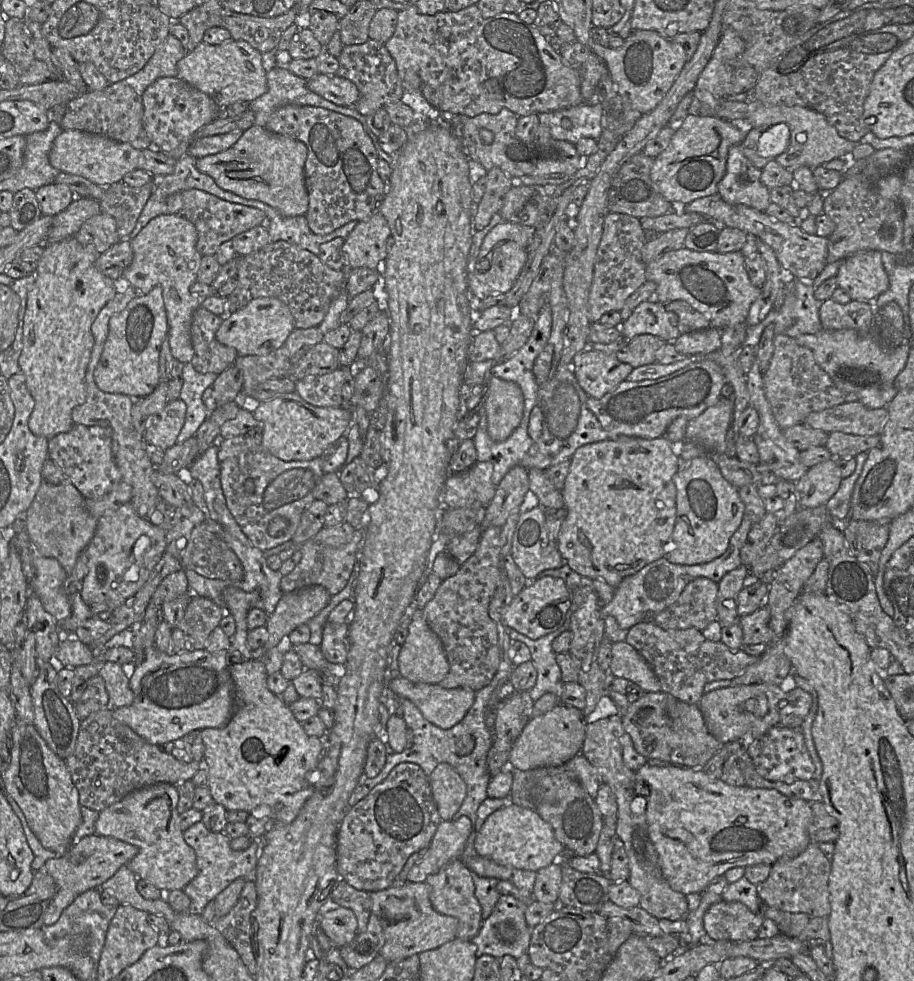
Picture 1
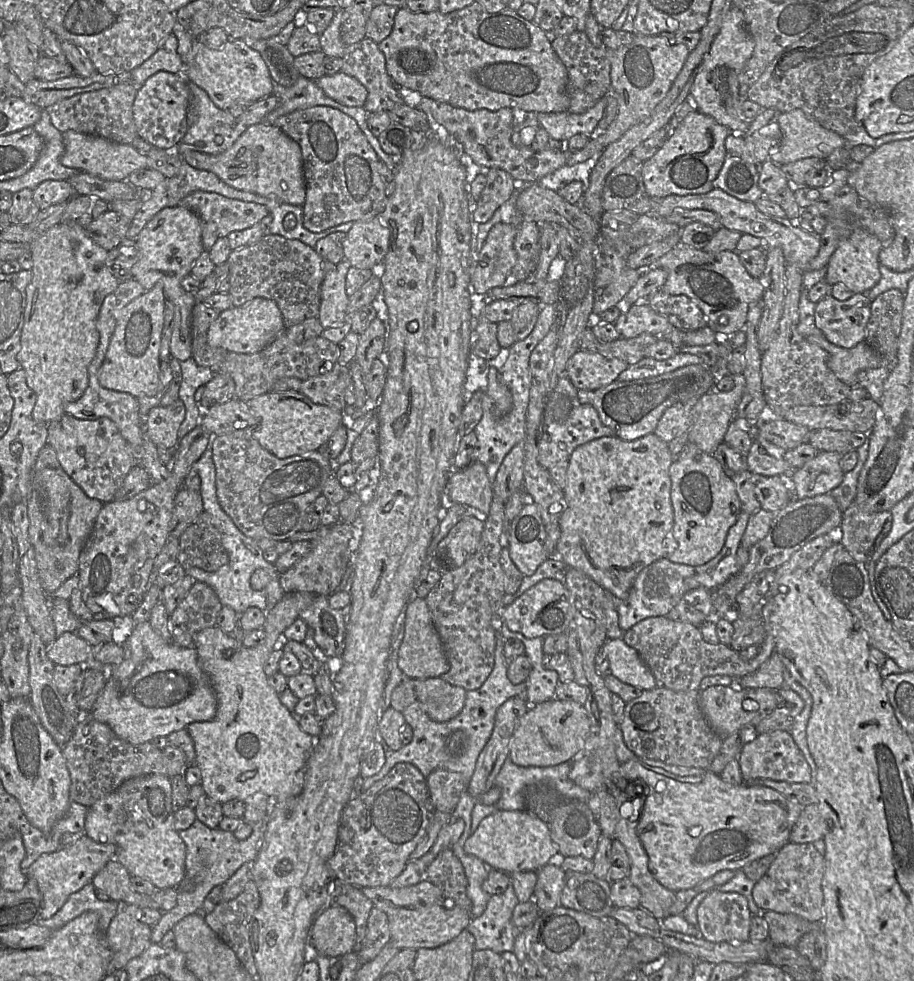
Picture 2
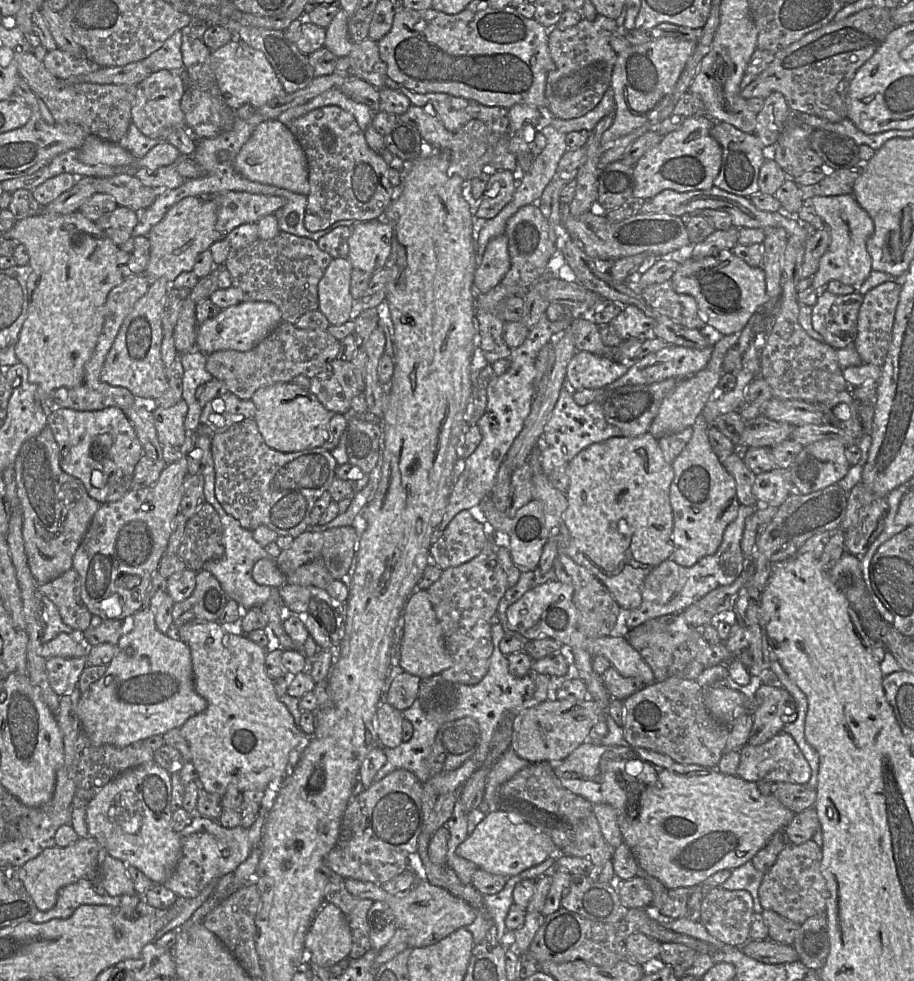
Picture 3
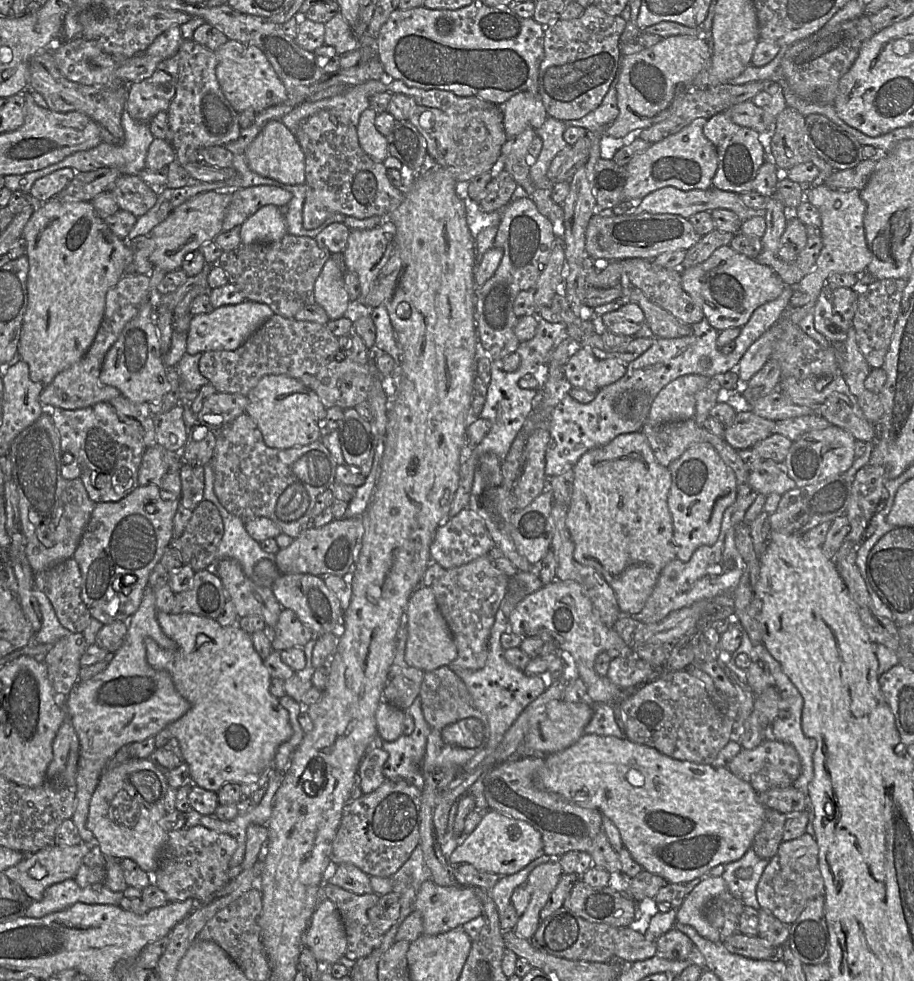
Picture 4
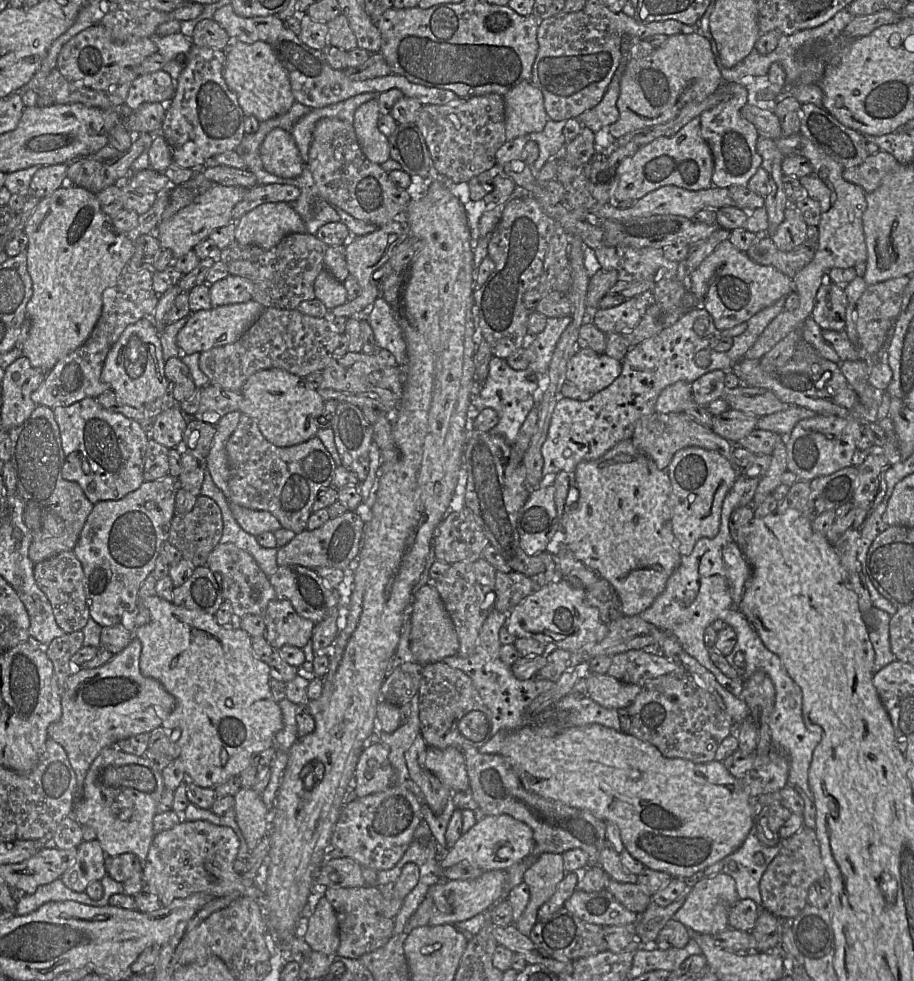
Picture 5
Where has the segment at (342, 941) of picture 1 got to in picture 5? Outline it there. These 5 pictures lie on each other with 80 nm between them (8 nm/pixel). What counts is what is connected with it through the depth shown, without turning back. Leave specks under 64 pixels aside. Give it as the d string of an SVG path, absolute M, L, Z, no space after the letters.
M326 897L320 899L308 921L301 918L297 936L303 937L313 951L327 955L336 954L340 943L338 920Z

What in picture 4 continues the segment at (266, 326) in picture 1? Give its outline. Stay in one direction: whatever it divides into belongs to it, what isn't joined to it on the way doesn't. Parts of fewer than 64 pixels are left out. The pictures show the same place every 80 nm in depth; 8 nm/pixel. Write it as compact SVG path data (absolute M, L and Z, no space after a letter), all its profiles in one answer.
M245 300L225 305L206 314L194 315L187 331L186 353L194 355L208 351L235 350L275 313L264 303Z

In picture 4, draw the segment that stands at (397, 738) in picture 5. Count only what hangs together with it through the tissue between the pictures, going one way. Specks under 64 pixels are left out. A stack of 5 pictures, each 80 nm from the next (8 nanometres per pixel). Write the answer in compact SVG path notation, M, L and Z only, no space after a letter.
M420 694L410 708L403 711L409 711L413 717L414 731L410 735L402 734L395 741L383 742L383 749L389 754L383 774L391 781L409 781L422 791L424 787L422 763L431 729L423 715Z

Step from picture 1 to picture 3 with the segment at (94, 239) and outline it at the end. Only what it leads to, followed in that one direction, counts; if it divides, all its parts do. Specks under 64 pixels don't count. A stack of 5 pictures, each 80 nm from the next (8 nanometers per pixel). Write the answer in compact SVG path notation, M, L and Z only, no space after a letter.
M117 206L115 210L99 218L96 224L119 247L131 237L137 225L137 215L129 208Z

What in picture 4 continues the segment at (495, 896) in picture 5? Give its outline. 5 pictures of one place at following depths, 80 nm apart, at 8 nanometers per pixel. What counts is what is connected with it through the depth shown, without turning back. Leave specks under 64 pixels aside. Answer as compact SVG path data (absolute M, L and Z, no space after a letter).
M427 880L421 885L418 891L413 905L413 911L418 911L422 916L423 934L427 936L435 936L448 932L454 928L462 927L465 923L482 915L482 903L472 886L458 885L445 887L439 886L431 880Z

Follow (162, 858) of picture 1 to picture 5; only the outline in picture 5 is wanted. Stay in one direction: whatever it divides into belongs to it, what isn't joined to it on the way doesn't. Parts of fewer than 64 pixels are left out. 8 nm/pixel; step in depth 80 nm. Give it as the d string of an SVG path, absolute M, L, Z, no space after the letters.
M117 746L107 747L86 775L83 794L74 804L73 816L81 826L90 826L96 831L105 856L134 853L143 867L156 835L153 818L165 789L161 771L148 758L123 752Z

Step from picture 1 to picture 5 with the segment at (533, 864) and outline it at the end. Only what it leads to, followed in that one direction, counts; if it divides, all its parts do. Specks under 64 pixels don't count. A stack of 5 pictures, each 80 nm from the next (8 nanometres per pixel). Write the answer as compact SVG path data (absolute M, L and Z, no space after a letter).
M480 813L478 822L459 838L453 848L440 861L442 870L459 863L468 862L471 866L488 870L507 870L521 862L535 849L532 829L522 821L507 814L483 815Z

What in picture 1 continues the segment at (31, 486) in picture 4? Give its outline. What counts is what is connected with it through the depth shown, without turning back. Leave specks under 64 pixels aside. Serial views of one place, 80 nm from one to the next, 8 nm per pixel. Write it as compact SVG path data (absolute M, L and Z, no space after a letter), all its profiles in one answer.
M50 458L43 465L41 477L39 489L25 513L26 532L34 548L45 557L58 560L67 575L69 575L75 567L79 554L86 548L94 536L97 519L87 511L85 498L82 494Z

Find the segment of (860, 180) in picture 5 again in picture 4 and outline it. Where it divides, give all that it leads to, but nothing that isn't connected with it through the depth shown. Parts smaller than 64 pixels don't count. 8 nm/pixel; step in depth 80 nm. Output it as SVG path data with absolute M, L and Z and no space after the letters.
M863 159L857 166L846 170L835 170L825 184L839 191L857 189L861 191L868 183L875 170L878 159Z

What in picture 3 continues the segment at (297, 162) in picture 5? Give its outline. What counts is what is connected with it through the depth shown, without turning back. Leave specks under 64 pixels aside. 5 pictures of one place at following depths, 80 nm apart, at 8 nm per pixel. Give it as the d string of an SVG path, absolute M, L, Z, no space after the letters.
M277 119L265 120L256 126L250 138L237 154L234 168L238 174L254 182L276 186L305 196L310 192L306 155L288 127Z

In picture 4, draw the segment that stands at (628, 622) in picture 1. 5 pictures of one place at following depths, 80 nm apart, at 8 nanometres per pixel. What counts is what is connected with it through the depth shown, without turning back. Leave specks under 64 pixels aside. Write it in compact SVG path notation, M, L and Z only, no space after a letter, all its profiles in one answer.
M757 493L737 495L735 502L723 514L721 532L712 546L700 546L688 562L674 559L660 573L657 583L642 610L631 617L642 623L653 624L662 621L670 613L689 607L694 603L711 599L720 594L733 594L744 571L744 560L735 544L735 529L743 523L746 511L754 502Z

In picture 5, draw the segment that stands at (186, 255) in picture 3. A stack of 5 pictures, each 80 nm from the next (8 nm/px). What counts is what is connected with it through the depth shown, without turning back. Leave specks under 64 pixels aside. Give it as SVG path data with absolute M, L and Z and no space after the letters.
M213 184L209 189L202 191L186 207L179 210L173 217L161 221L154 234L163 249L170 249L175 259L192 250L199 242L218 228L232 222L232 210L241 201L246 188Z

